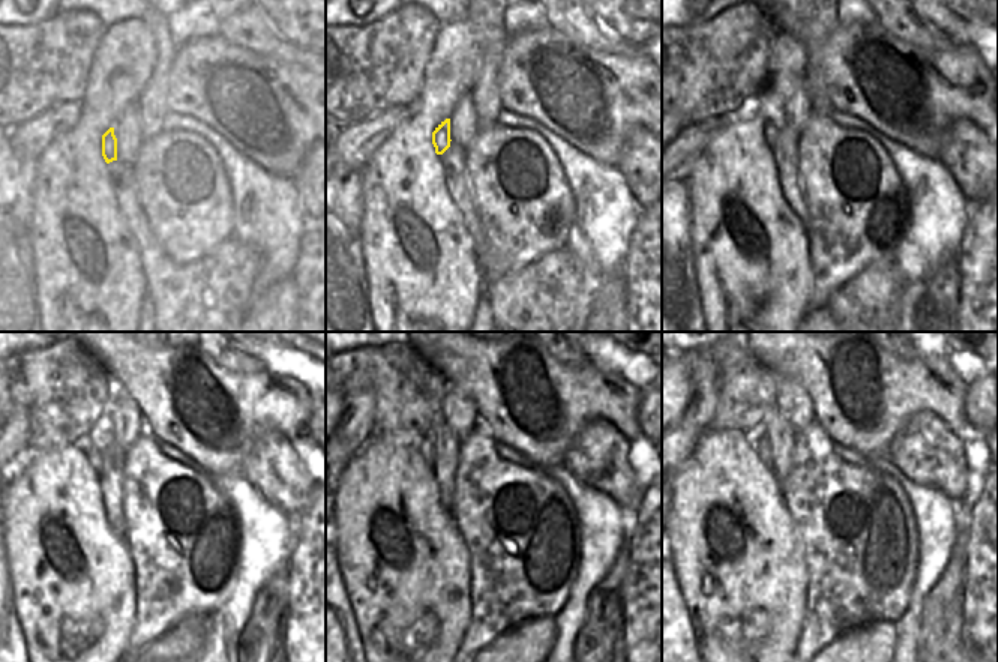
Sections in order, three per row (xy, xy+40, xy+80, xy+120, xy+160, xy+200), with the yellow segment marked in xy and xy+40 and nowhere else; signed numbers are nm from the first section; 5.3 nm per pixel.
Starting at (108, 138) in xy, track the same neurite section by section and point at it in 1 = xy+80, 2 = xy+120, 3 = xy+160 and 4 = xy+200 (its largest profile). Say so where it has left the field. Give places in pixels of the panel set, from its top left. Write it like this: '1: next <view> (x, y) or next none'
1: next xy+80 (772, 107)
2: next xy+120 (102, 434)
3: next xy+160 (425, 448)
4: next xy+200 (760, 445)

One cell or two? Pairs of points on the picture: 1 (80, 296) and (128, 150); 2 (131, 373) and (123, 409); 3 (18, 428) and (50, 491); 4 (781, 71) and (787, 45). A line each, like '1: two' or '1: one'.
1: two
2: two
3: two
4: one

